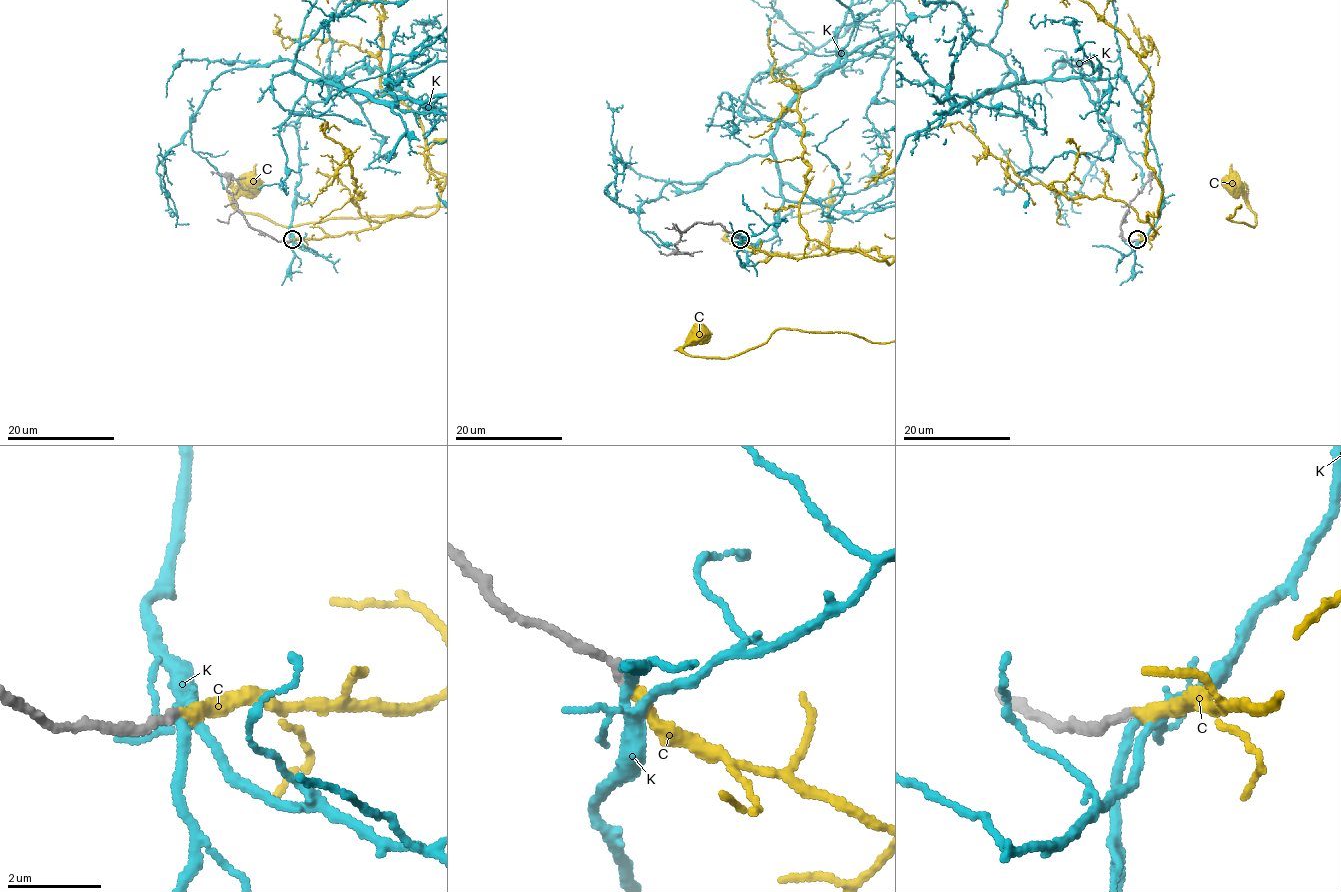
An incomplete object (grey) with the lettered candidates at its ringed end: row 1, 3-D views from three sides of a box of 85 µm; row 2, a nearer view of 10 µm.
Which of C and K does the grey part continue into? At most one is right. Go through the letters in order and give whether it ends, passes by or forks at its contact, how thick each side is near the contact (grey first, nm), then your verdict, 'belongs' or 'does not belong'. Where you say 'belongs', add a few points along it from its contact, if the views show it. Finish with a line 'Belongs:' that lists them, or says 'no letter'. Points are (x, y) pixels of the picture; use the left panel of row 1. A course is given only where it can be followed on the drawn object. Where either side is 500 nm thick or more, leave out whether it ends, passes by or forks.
C: it ends; calibres 190 and 280 nm; belongs
K: it forks; calibres 190 and 220 nm; does not belong
Belongs: C

